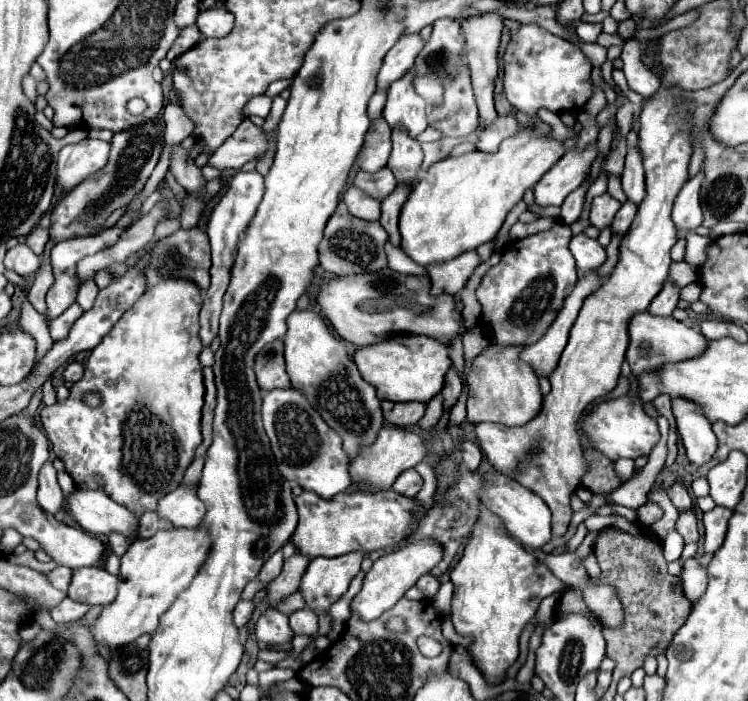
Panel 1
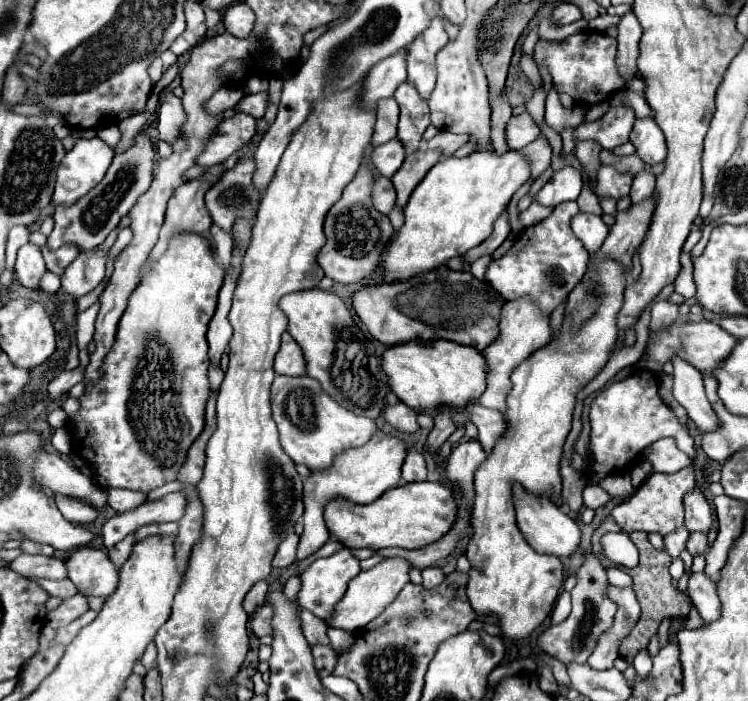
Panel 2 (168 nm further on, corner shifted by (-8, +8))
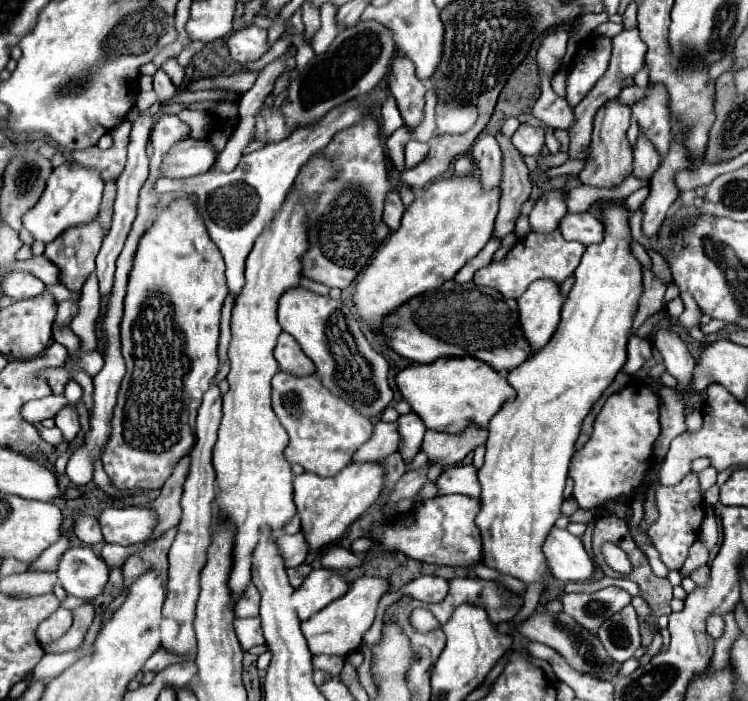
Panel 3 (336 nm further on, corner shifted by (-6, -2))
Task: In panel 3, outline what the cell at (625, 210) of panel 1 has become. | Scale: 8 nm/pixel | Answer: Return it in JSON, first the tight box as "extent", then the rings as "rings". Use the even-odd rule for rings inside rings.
{"extent":[632,134,660,180],"rings":[[[640,134],[636,144],[634,144],[634,164],[632,164],[632,174],[638,178],[646,178],[650,180],[650,174],[656,170],[656,166],[660,164],[660,154],[658,150],[652,146],[652,142]]]}

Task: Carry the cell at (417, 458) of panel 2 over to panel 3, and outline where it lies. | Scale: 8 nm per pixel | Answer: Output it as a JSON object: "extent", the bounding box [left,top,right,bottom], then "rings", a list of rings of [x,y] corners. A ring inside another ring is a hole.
{"extent":[398,414,426,464],"rings":[[[404,414],[398,418],[398,432],[400,432],[400,446],[398,452],[402,454],[404,462],[408,464],[420,450],[420,442],[424,438],[426,426],[416,414]]]}

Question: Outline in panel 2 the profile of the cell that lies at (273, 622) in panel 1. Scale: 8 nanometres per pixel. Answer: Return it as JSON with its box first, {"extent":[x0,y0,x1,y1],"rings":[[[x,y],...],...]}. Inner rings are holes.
{"extent":[252,604,274,638],"rings":[[[264,604],[262,608],[258,608],[258,612],[254,612],[252,630],[256,632],[258,638],[272,634],[272,618],[274,618],[274,608],[270,604]]]}

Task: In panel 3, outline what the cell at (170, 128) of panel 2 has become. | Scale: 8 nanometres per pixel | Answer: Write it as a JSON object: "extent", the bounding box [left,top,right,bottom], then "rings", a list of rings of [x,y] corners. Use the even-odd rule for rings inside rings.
{"extent":[154,68,176,98],"rings":[[[158,68],[156,74],[154,74],[154,90],[156,90],[162,98],[170,98],[170,96],[176,94],[176,86],[172,84],[170,76],[168,76],[162,68]]]}

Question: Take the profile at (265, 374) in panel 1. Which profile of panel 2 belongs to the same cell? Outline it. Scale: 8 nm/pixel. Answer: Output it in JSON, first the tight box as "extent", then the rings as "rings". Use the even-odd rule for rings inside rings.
{"extent":[274,332,306,376],"rings":[[[284,332],[282,334],[282,346],[274,358],[274,372],[276,374],[284,374],[284,376],[304,376],[306,368],[304,368],[304,356],[302,350],[298,348],[296,340]]]}

